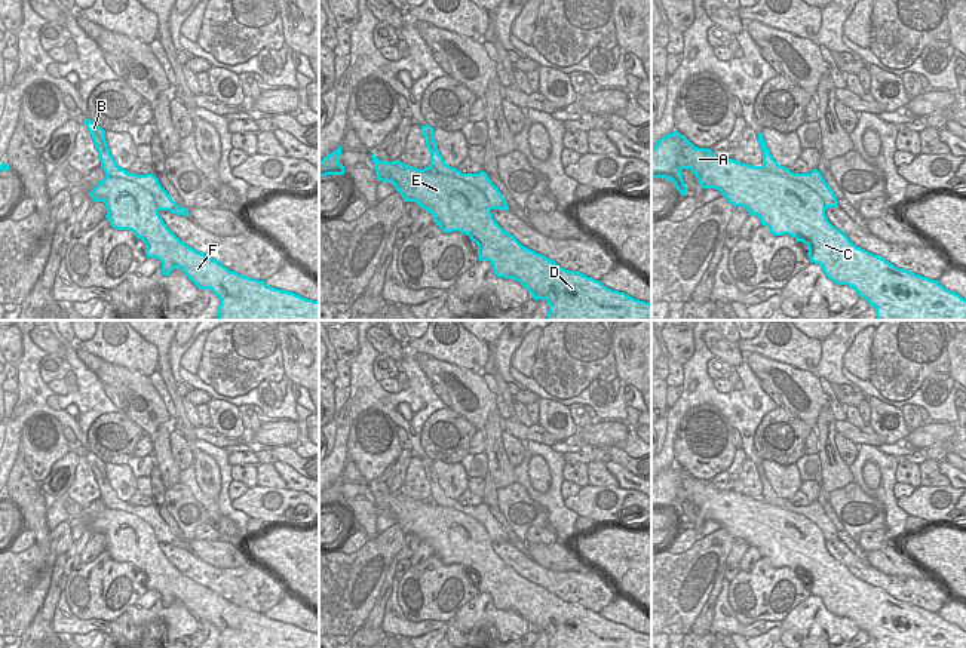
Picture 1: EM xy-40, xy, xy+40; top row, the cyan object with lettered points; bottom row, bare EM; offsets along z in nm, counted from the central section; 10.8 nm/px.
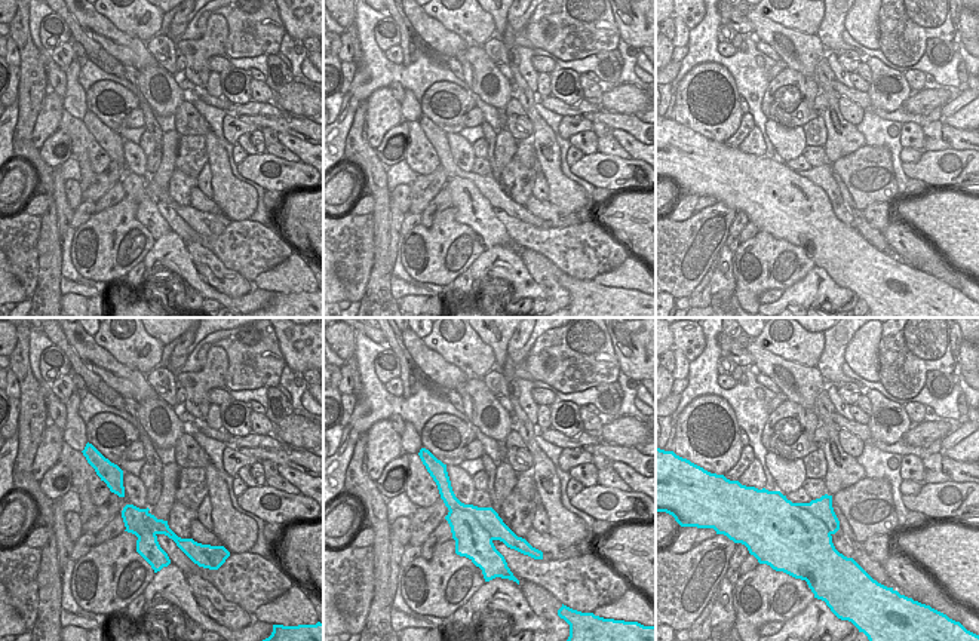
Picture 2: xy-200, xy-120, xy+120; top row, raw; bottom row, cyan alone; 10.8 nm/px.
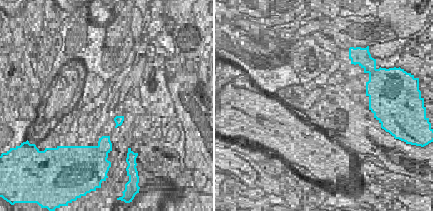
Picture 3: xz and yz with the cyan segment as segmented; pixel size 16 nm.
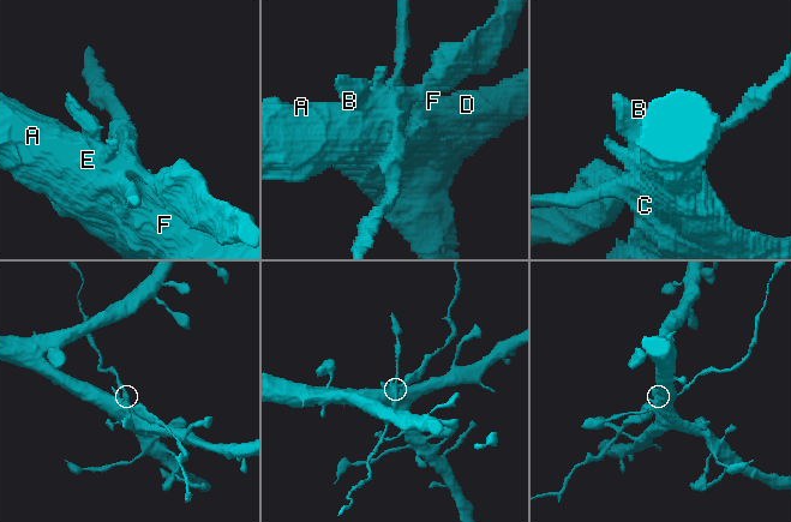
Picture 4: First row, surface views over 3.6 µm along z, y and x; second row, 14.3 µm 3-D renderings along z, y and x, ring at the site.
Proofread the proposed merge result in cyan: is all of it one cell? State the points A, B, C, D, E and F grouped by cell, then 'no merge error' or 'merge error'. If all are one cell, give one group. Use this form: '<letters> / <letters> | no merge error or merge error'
A C D E F / B | merge error

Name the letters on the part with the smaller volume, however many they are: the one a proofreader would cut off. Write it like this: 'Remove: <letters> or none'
Remove: B

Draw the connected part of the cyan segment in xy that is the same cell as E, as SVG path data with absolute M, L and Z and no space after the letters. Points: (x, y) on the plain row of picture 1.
M372 485L372 495L378 513L392 515L404 534L415 534L433 547L433 555L444 565L460 563L478 577L479 593L490 593L496 609L519 614L531 629L546 632L548 648L651 648L651 635L635 632L625 624L613 623L599 612L580 604L559 599L555 593L522 578L505 563L493 550L485 526L469 515L438 506L432 498L417 501L402 494L381 494Z

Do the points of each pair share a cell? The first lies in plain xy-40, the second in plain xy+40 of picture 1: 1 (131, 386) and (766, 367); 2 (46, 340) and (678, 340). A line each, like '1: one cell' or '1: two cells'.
1: one cell
2: two cells

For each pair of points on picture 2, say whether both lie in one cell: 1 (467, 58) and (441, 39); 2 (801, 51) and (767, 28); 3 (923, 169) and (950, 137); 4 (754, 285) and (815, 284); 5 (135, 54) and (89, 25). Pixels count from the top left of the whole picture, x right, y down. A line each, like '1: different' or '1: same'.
1: different
2: same
3: different
4: different
5: same

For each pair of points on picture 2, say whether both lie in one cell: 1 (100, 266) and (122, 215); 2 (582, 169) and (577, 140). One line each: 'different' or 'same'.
1: same
2: different

